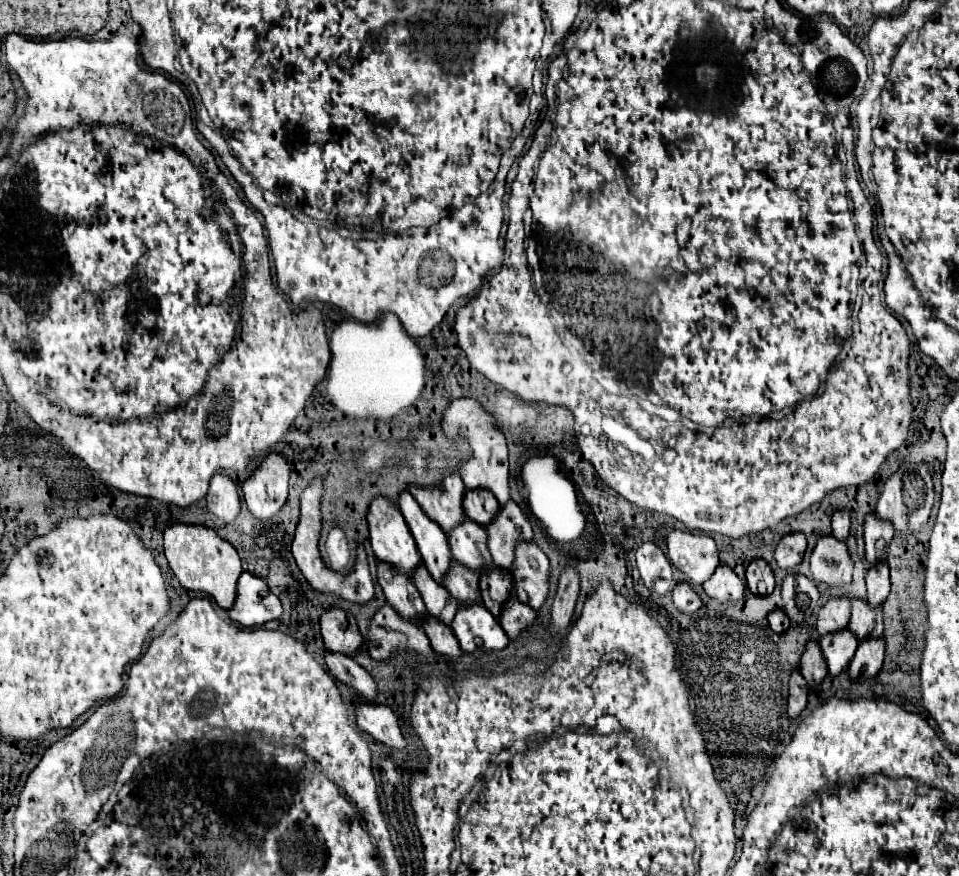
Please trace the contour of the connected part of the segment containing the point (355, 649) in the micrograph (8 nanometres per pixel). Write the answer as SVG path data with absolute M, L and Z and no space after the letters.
M328 610L320 618L322 638L328 652L338 652L354 658L362 648L362 634L356 626L356 620L348 616L344 610Z

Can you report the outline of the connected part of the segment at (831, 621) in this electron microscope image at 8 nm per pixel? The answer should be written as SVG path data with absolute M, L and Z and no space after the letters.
M840 598L840 600L830 600L822 606L820 614L818 614L818 632L820 636L832 634L832 632L840 632L848 626L850 620L850 600Z

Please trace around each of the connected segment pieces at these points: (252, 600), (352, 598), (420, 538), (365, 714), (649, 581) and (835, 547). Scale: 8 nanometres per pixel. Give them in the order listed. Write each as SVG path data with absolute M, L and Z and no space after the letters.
M244 572L240 576L236 594L236 602L228 610L228 616L246 628L256 628L282 616L280 598L272 594L266 582L254 574Z
M316 478L302 492L302 516L300 516L300 522L298 522L298 528L296 528L296 536L294 536L294 542L292 542L294 560L296 560L298 568L300 568L300 572L304 574L304 578L308 580L308 584L314 590L318 590L322 594L338 596L338 598L348 600L348 602L366 604L366 602L370 602L374 598L374 582L372 582L370 572L368 572L364 548L358 548L358 560L356 560L356 566L354 566L354 570L350 574L332 572L330 568L326 568L326 564L320 558L320 552L318 552L318 538L320 538L320 498L322 498L322 478Z
M402 492L398 500L398 508L406 518L406 524L416 540L416 546L424 560L426 570L438 584L444 586L444 576L448 574L452 564L448 536L440 530L436 522L432 522L424 514L424 510L418 506L418 502L412 498L410 492Z
M366 704L358 708L358 728L368 732L374 740L386 744L388 748L406 752L406 740L398 726L398 718L388 706Z
M642 544L636 550L636 562L642 580L650 590L654 590L658 596L666 596L668 592L672 592L672 564L656 544Z
M824 536L818 540L812 556L810 570L814 582L828 586L848 586L852 582L852 560L844 542Z

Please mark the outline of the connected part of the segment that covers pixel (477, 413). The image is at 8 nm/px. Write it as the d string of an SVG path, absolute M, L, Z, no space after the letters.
M460 398L452 400L450 406L444 412L444 430L448 438L456 438L458 434L468 438L470 442L470 458L460 464L460 476L464 480L466 490L476 490L476 488L486 488L490 490L500 506L506 506L510 502L510 474L508 474L508 450L506 450L506 440L504 434L496 428L494 418L482 410L482 406L472 400L472 398Z

